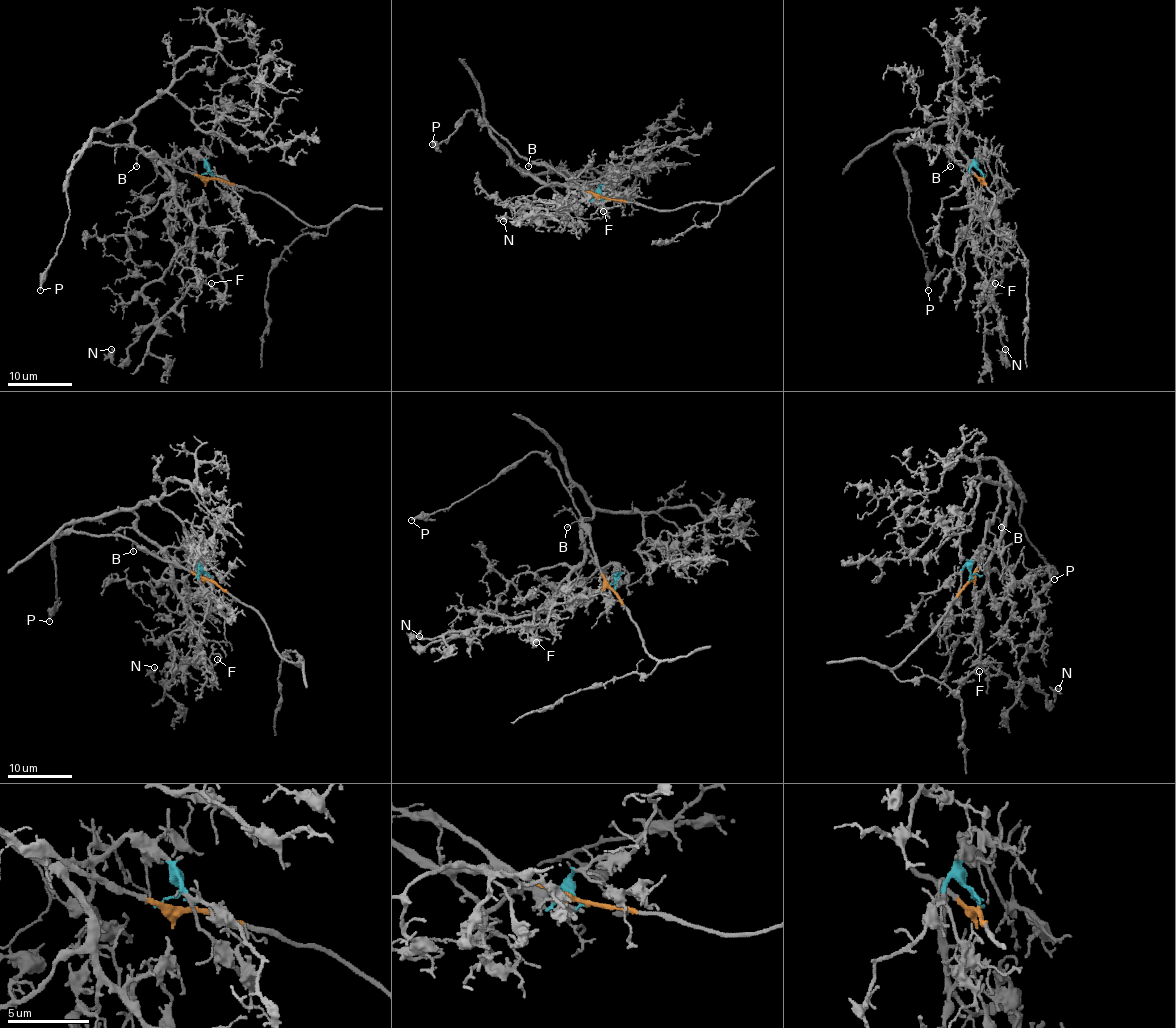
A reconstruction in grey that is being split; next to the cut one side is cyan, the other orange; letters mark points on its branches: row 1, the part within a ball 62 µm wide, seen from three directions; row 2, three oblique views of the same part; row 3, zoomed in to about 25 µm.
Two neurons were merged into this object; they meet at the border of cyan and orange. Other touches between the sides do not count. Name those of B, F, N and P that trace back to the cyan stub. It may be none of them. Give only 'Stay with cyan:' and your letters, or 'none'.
Stay with cyan: F, N

